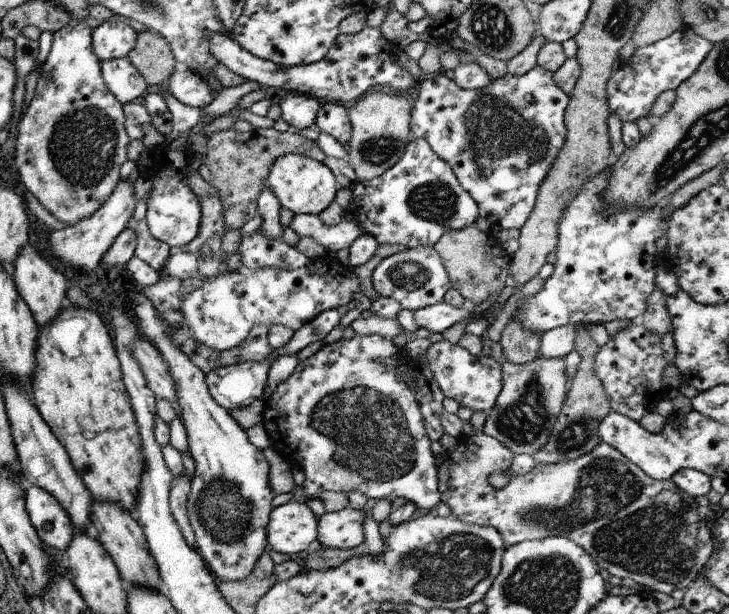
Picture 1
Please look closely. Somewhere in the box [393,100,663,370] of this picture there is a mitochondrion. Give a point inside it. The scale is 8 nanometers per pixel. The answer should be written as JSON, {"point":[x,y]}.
{"point":[433,201]}

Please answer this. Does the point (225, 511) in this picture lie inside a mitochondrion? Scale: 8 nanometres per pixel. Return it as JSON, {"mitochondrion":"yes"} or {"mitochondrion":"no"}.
{"mitochondrion":"yes"}

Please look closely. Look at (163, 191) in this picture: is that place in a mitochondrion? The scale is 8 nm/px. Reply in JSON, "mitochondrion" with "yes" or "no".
{"mitochondrion":"no"}

